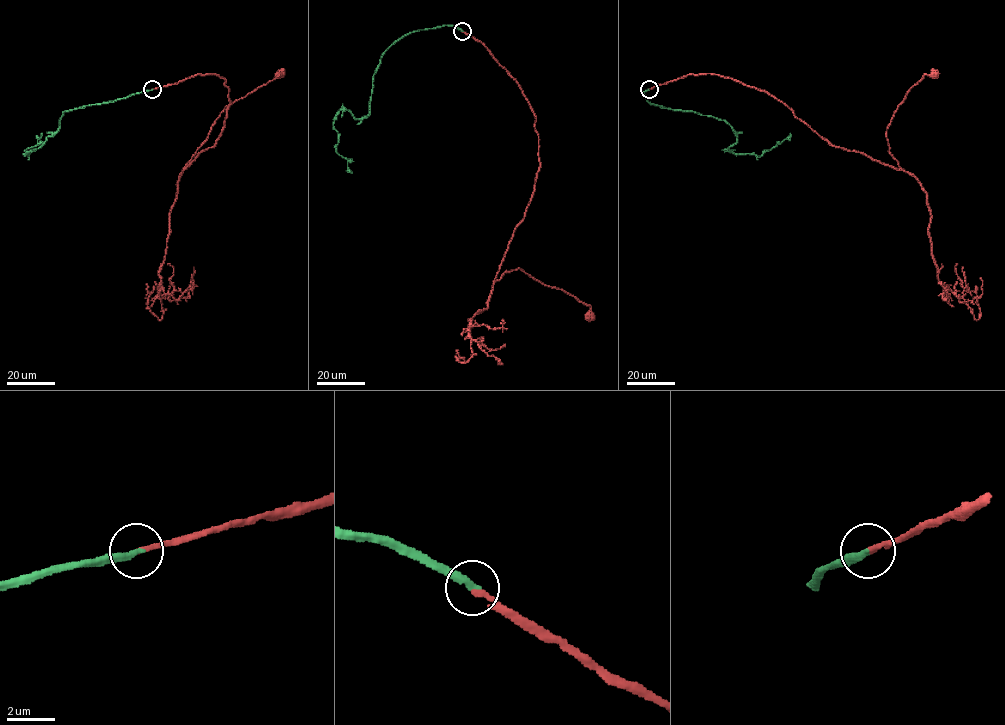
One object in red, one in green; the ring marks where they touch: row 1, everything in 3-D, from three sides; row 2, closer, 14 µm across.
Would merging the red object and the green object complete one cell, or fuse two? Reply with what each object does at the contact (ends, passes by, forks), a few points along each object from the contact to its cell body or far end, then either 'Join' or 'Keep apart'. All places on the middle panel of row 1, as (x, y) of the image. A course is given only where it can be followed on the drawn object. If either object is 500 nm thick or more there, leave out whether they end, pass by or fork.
At the ring red ends. At the ring green ends. Course of red: (462, 30), (517, 82), (538, 136), (534, 191), (494, 282), (521, 269), (588, 305), (590, 317). Course of green: (462, 30), (414, 30), (383, 54), (370, 112), (355, 118), (340, 109), (335, 116), (336, 152), (351, 172). Join

